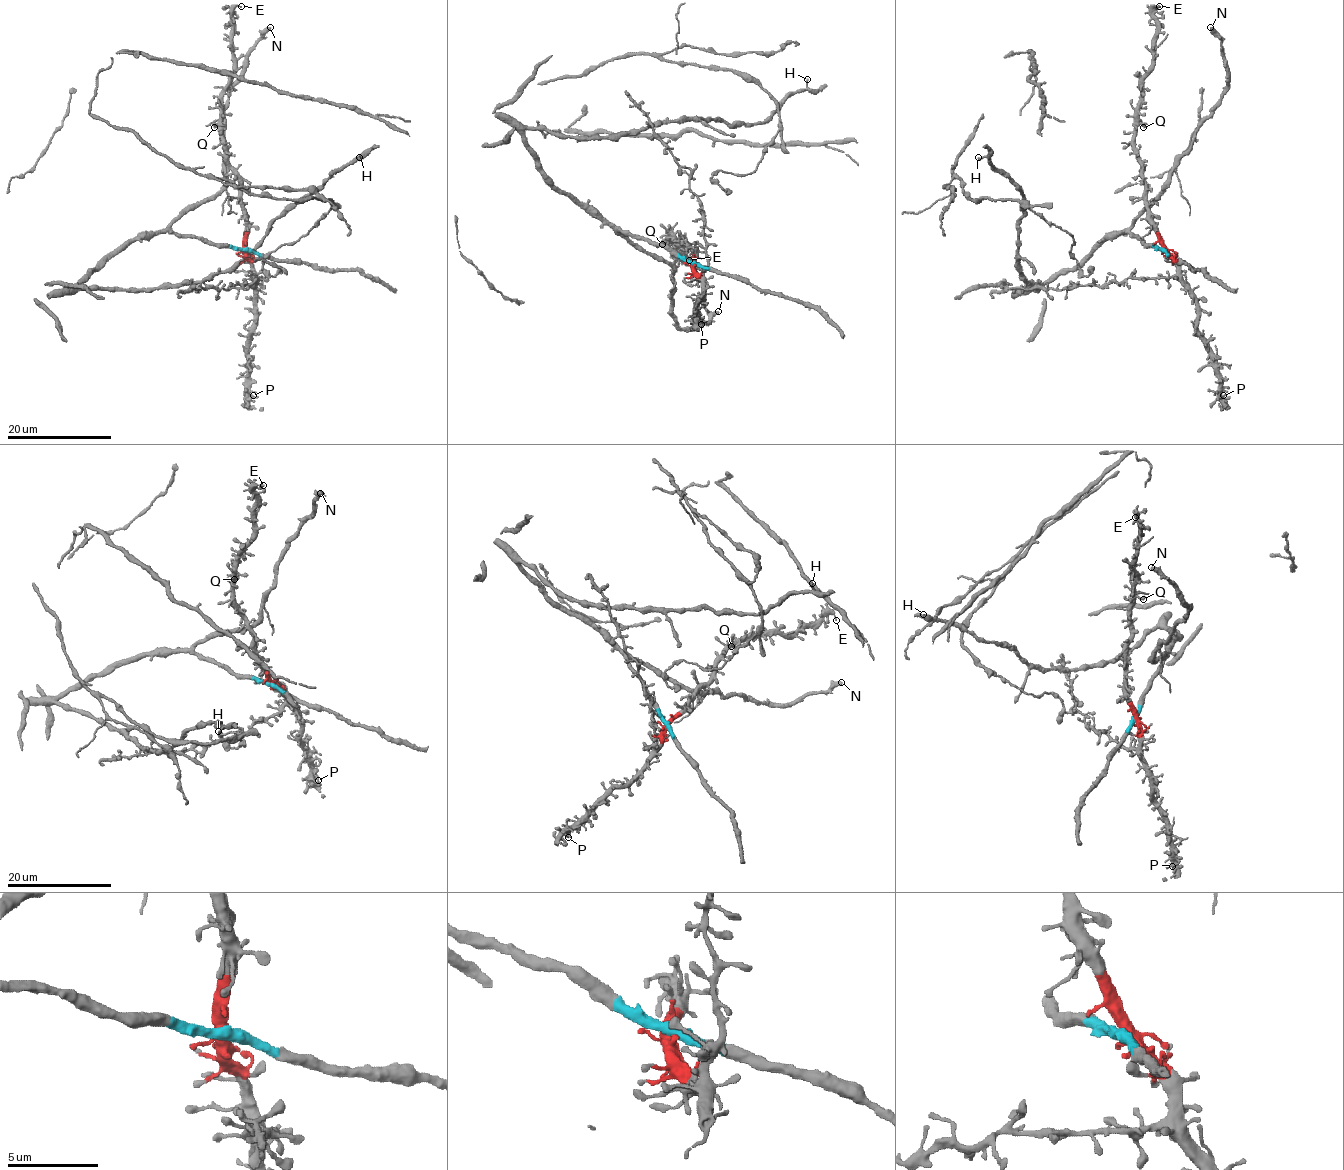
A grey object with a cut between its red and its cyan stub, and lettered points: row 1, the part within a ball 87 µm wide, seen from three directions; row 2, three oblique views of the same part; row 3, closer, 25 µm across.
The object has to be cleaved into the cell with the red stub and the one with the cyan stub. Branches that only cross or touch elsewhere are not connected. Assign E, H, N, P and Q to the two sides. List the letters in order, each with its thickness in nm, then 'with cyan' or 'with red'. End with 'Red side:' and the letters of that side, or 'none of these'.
E: 160 nm | with red
H: 200 nm | with cyan
N: 440 nm | with cyan
P: 160 nm | with red
Q: 400 nm | with red
Red side: E, P, Q

